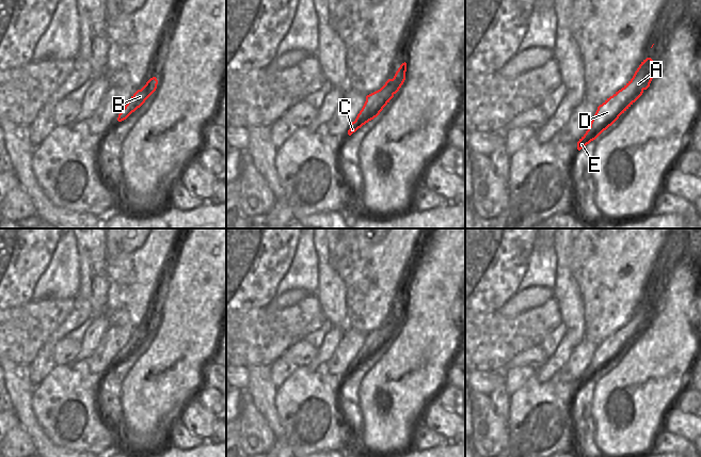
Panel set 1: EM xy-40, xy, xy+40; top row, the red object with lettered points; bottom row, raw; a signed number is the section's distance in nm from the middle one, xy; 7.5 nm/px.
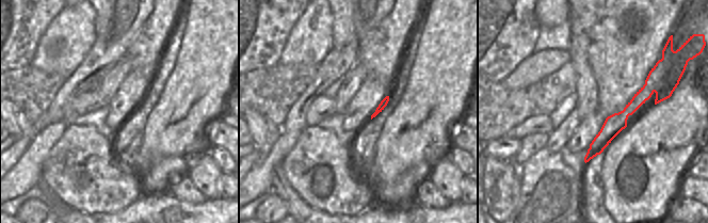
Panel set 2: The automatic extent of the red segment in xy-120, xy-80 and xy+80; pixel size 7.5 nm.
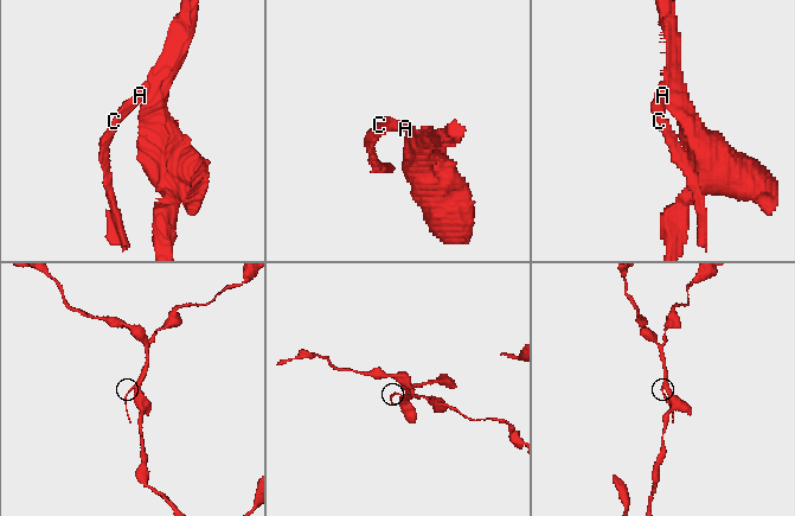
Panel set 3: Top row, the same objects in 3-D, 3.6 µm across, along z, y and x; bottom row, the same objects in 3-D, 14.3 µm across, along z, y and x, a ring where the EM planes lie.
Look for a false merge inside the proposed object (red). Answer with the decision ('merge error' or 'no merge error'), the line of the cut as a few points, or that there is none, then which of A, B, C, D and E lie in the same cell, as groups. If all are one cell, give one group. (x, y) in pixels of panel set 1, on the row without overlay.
no merge error | no cut | A B C D E

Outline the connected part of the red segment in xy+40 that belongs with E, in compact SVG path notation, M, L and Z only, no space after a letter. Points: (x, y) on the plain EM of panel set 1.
M647 297L622 328L598 346L590 366L577 381L577 389L584 388L611 365L650 326L654 313L655 301L651 297Z

